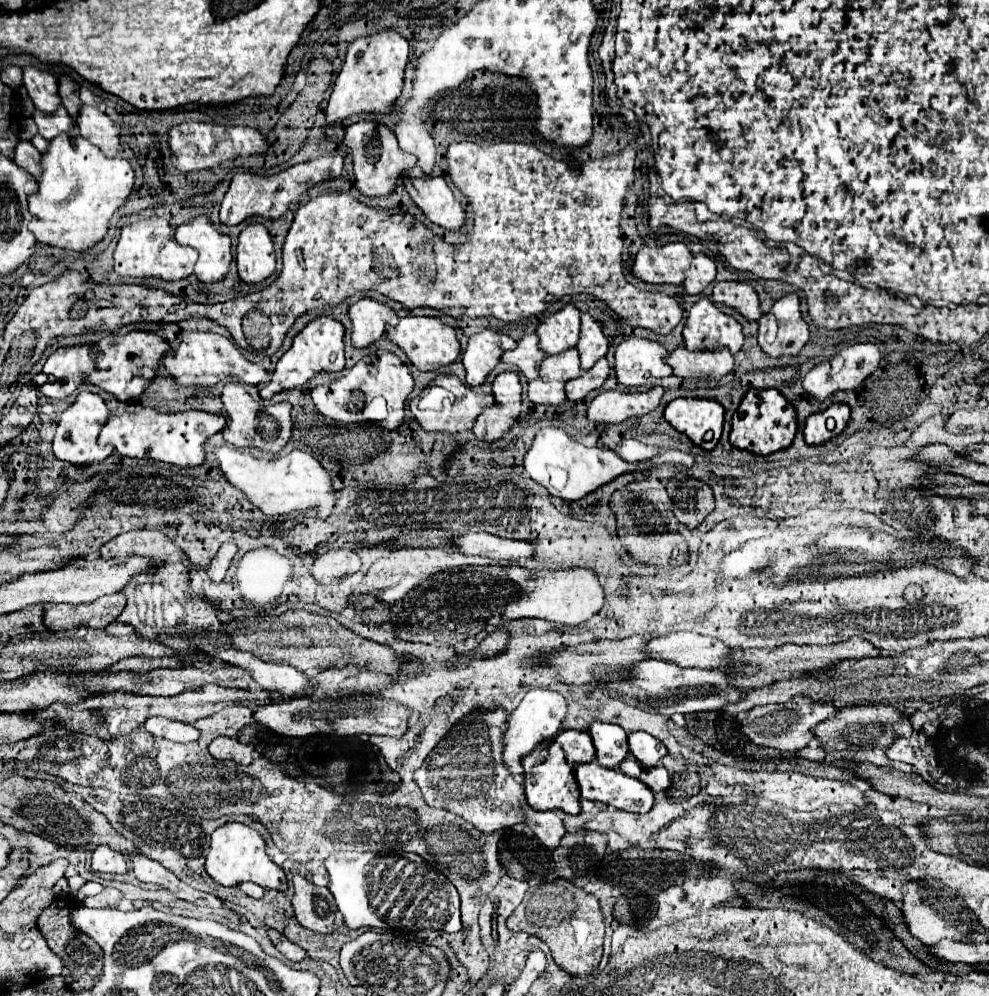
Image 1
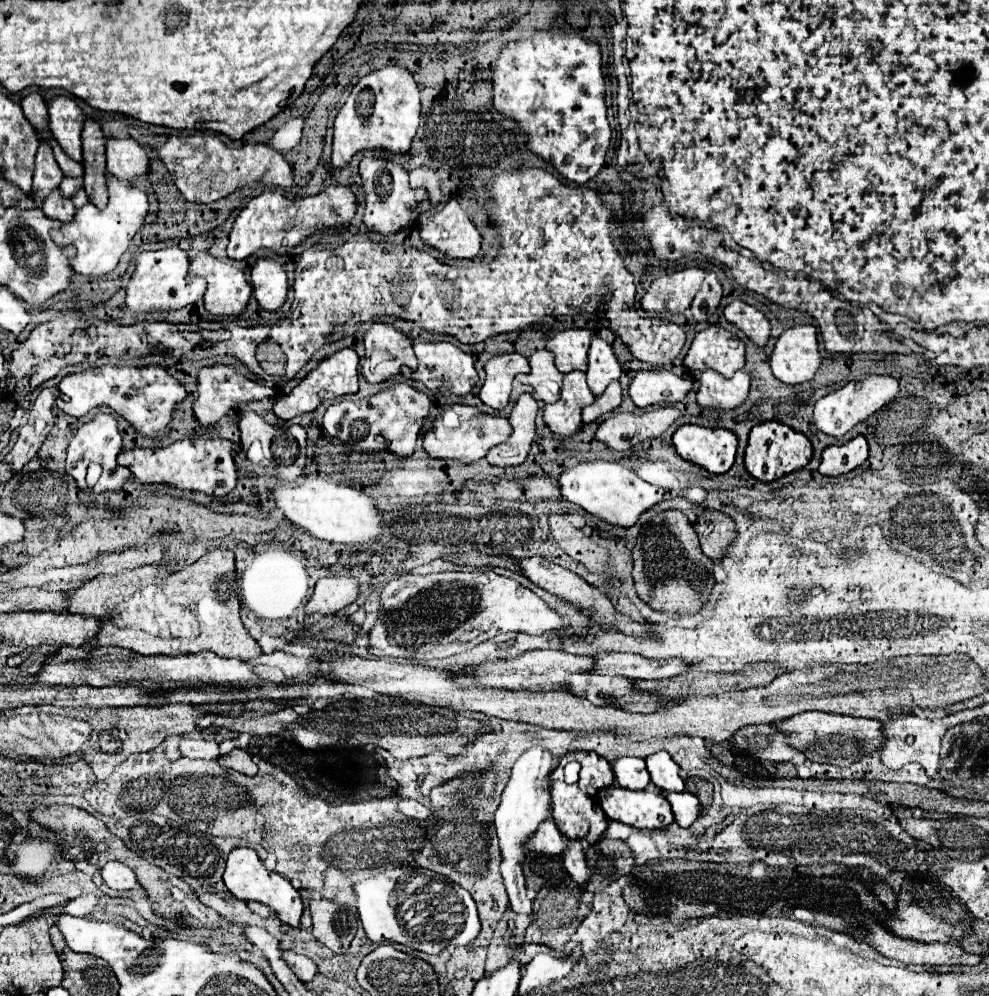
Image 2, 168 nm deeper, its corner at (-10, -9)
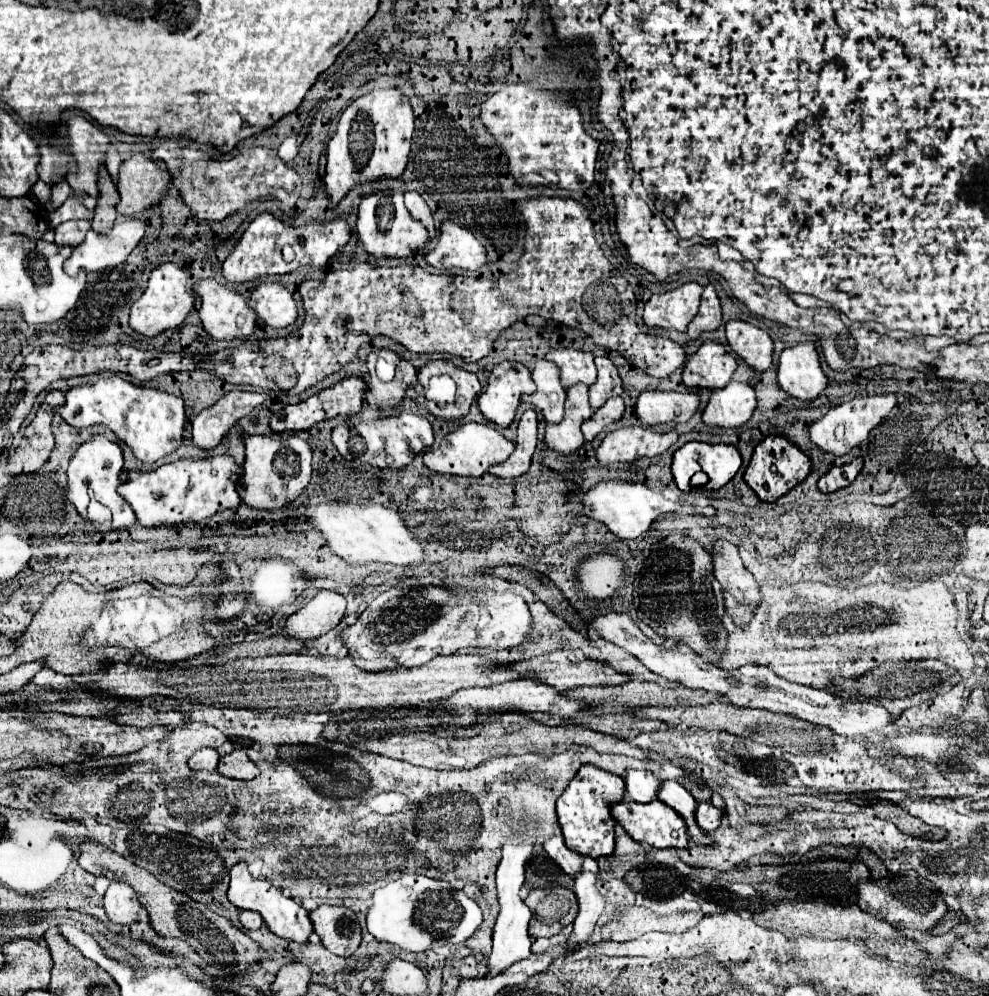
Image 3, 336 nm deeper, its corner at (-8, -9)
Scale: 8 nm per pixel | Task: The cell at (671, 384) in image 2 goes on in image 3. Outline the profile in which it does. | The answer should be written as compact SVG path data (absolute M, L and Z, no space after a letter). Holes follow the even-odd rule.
M648 390L640 394L636 404L636 414L646 426L666 424L666 422L688 422L700 406L700 398L692 392L654 392Z

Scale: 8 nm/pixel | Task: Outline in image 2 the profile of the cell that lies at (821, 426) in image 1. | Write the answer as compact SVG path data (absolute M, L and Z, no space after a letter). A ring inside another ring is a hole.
M860 434L844 444L830 444L822 452L822 462L820 462L820 472L824 476L838 476L844 472L854 470L860 466L868 456L868 442Z

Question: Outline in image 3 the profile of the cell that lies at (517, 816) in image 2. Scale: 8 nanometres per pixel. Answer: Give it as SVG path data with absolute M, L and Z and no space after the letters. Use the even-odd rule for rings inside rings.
M524 822L524 832L520 836L512 836L510 842L504 844L502 848L502 862L498 866L496 872L496 888L498 888L498 904L500 904L500 912L498 918L494 922L494 948L492 948L492 956L490 956L490 974L498 974L506 968L510 968L514 962L528 958L532 940L528 936L528 922L532 918L532 912L528 910L528 906L522 902L520 898L520 888L524 884L524 866L528 856L532 854L532 834L536 832L534 824L526 824Z

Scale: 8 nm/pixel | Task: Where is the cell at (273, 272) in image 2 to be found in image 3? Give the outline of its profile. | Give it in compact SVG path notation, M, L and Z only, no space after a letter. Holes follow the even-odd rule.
M258 284L250 296L250 308L270 328L282 330L298 318L296 302L288 290L280 284Z

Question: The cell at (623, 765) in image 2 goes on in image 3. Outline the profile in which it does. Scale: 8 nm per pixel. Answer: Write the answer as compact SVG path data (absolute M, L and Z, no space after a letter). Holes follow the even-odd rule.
M628 770L626 778L626 790L634 802L648 804L658 798L658 790L662 786L662 780L646 770Z

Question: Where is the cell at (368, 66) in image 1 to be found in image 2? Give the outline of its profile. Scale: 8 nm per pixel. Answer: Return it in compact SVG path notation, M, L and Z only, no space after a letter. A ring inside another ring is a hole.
M386 64L358 80L346 104L334 120L332 166L340 168L364 148L388 148L392 152L408 152L420 118L420 94L412 72L404 66Z

